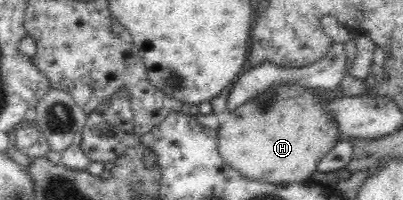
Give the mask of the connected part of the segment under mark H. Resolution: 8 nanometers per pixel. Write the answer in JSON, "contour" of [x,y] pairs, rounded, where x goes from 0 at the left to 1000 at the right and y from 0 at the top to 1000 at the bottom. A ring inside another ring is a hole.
{"contour":[[[690,430],[660,470],[620,500],[561,565],[536,645],[541,765],[551,805],[610,890],[655,915],[695,920],[749,910],[784,875],[784,830],[797,790],[839,710],[839,635],[819,565],[799,555],[797,500],[779,480],[774,445],[749,430]]]}

